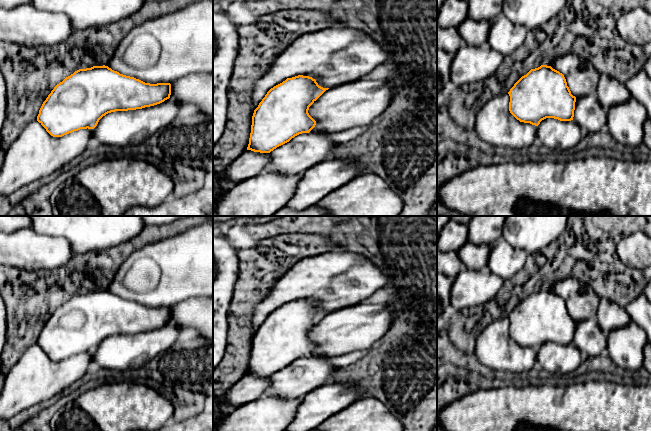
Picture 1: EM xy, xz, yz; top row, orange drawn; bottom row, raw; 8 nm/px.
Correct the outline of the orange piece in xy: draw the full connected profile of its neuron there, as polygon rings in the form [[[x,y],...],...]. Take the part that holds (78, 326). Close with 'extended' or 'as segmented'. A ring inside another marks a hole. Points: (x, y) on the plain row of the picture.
[[[108,290],[79,293],[57,308],[43,326],[37,345],[53,361],[62,361],[80,353],[94,353],[108,337],[154,330],[169,323],[170,307],[145,307],[120,298]]]; as segmented

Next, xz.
[[[303,299],[287,302],[271,312],[254,334],[247,374],[270,377],[295,360],[309,357],[316,349],[308,337],[309,331],[328,313],[319,310],[312,301]]]; as segmented

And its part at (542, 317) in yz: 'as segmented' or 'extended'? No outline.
as segmented

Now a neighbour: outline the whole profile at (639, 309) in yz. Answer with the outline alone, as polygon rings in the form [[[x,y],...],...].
[[[639,293],[628,305],[625,310],[640,328],[647,335],[647,342],[651,344],[651,303],[643,293]]]

